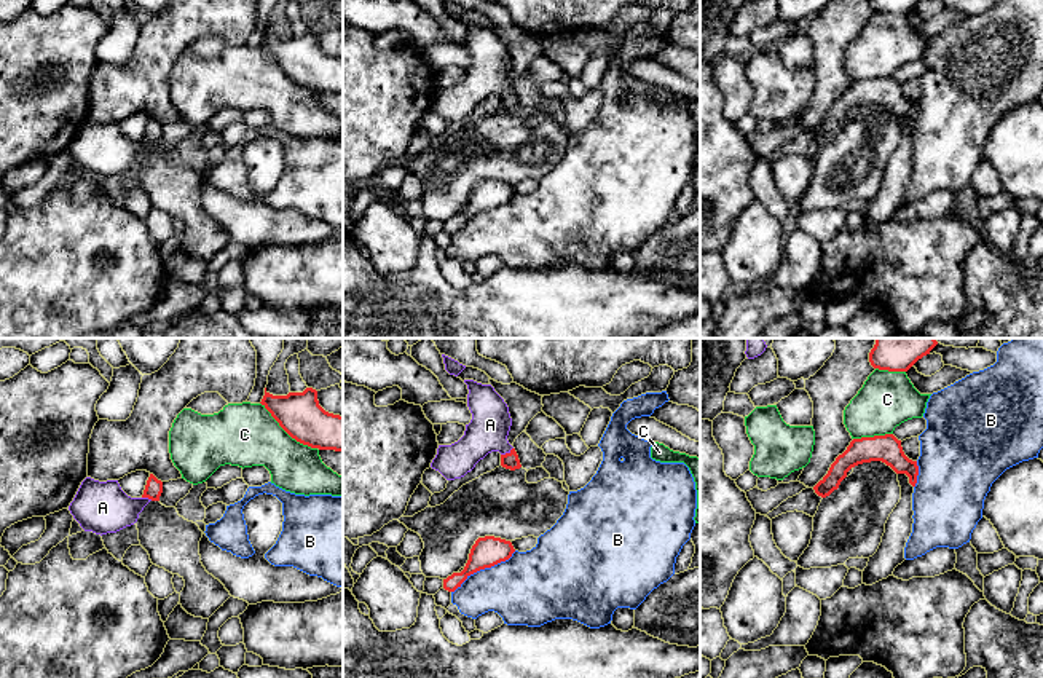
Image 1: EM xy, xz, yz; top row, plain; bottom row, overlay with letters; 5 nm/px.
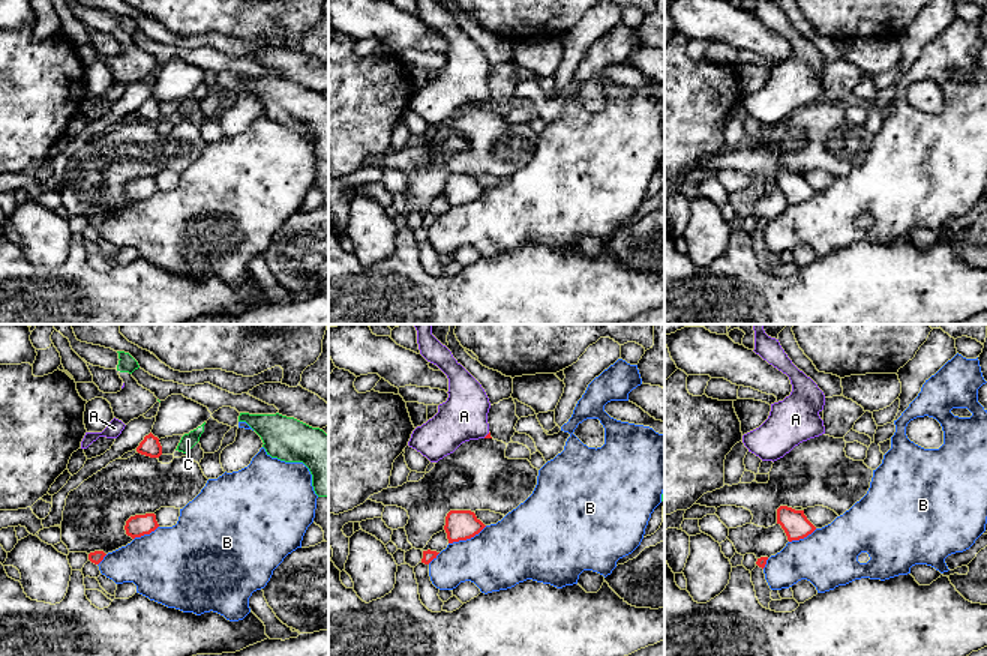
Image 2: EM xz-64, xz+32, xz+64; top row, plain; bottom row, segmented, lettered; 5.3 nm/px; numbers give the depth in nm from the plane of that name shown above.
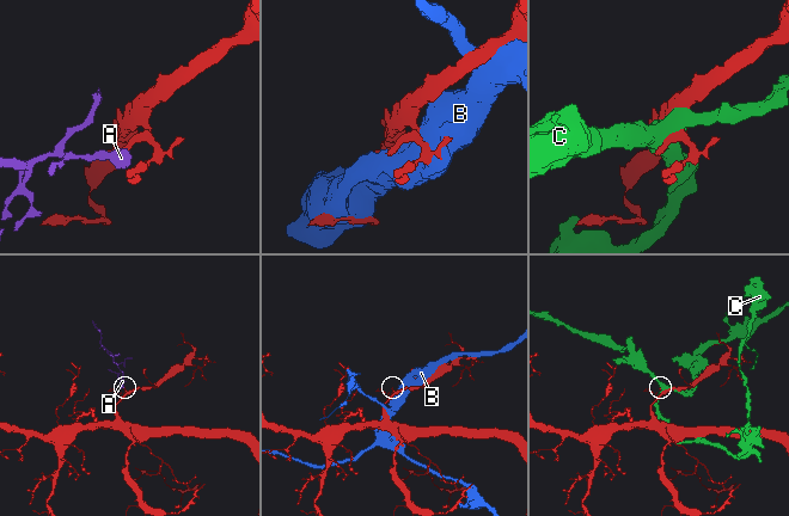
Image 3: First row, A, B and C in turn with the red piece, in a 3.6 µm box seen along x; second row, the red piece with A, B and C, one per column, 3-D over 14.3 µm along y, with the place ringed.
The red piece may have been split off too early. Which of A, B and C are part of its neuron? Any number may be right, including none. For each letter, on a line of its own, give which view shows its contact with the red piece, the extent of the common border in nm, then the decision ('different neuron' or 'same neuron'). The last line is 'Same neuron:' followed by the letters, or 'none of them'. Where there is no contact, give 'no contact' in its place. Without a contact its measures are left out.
A: contact in xz; length 80 nm; same neuron
B: contact in xz; length 380 nm; different neuron
C: contact in xy; length 380 nm; different neuron
Same neuron: A

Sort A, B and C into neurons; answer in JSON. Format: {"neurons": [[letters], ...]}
{"neurons": [["A"], ["B"], ["C"]]}

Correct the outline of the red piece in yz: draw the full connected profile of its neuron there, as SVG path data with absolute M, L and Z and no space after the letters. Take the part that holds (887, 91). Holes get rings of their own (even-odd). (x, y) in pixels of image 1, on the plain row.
M885 77L853 81L847 93L831 107L828 116L813 129L815 136L821 140L829 139L839 131L852 110L871 104L882 104L896 116L906 116L909 126L915 129L919 118L917 104L904 97L901 83L893 77Z

